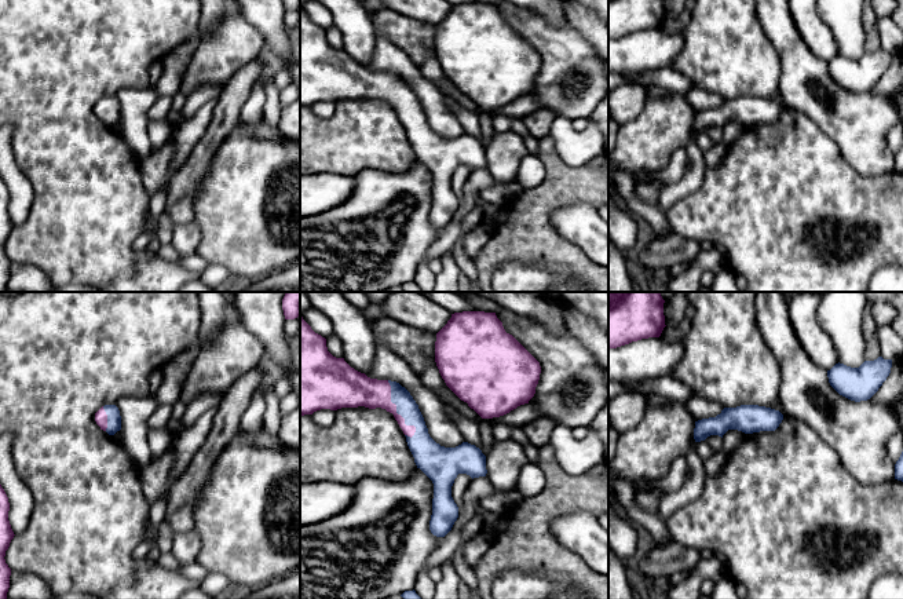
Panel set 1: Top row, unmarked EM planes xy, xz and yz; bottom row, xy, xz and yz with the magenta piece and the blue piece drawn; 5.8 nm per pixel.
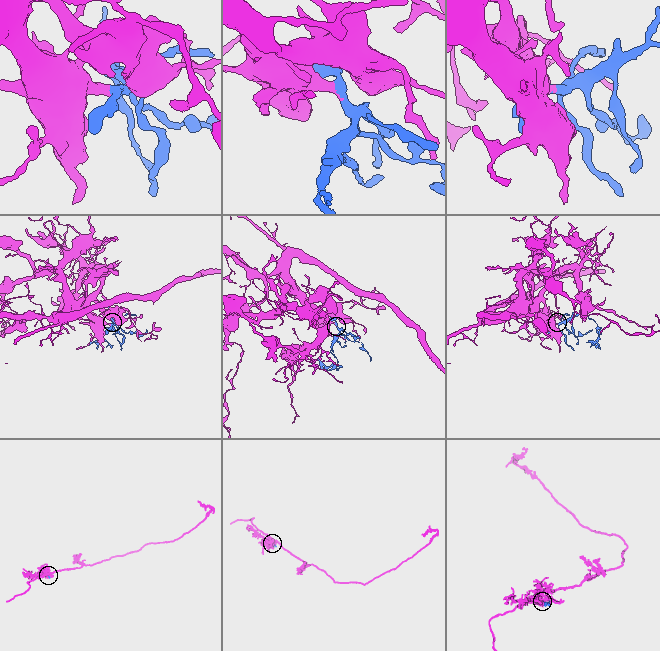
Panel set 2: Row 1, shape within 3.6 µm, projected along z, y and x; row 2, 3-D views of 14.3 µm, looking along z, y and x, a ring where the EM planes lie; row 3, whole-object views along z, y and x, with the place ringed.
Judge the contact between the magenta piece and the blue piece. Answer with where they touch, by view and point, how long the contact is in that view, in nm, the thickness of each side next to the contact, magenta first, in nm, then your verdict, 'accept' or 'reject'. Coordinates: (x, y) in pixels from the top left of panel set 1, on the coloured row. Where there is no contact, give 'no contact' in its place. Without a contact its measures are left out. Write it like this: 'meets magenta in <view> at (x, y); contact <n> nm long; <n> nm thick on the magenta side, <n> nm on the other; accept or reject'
meets magenta in xz at (395, 412); contact 380 nm long; 190 nm thick on the magenta side, 150 nm on the other; accept

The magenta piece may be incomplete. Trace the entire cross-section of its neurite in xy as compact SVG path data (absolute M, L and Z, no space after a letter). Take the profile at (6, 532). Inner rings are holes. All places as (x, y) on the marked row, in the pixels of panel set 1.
M0 485L0 599L7 599L10 588L11 569L6 563L6 551L14 538L14 532L8 521L10 503L4 489Z

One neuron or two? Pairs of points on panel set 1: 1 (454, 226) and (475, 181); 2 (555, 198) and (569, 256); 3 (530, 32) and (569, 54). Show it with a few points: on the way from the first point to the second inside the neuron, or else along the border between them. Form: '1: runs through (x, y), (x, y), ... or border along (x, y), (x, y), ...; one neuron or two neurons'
1: runs through (460, 215), (467, 204), (468, 192); one neuron
2: runs through (544, 212), (544, 232), (555, 243); one neuron
3: runs through (540, 35), (559, 47); one neuron

